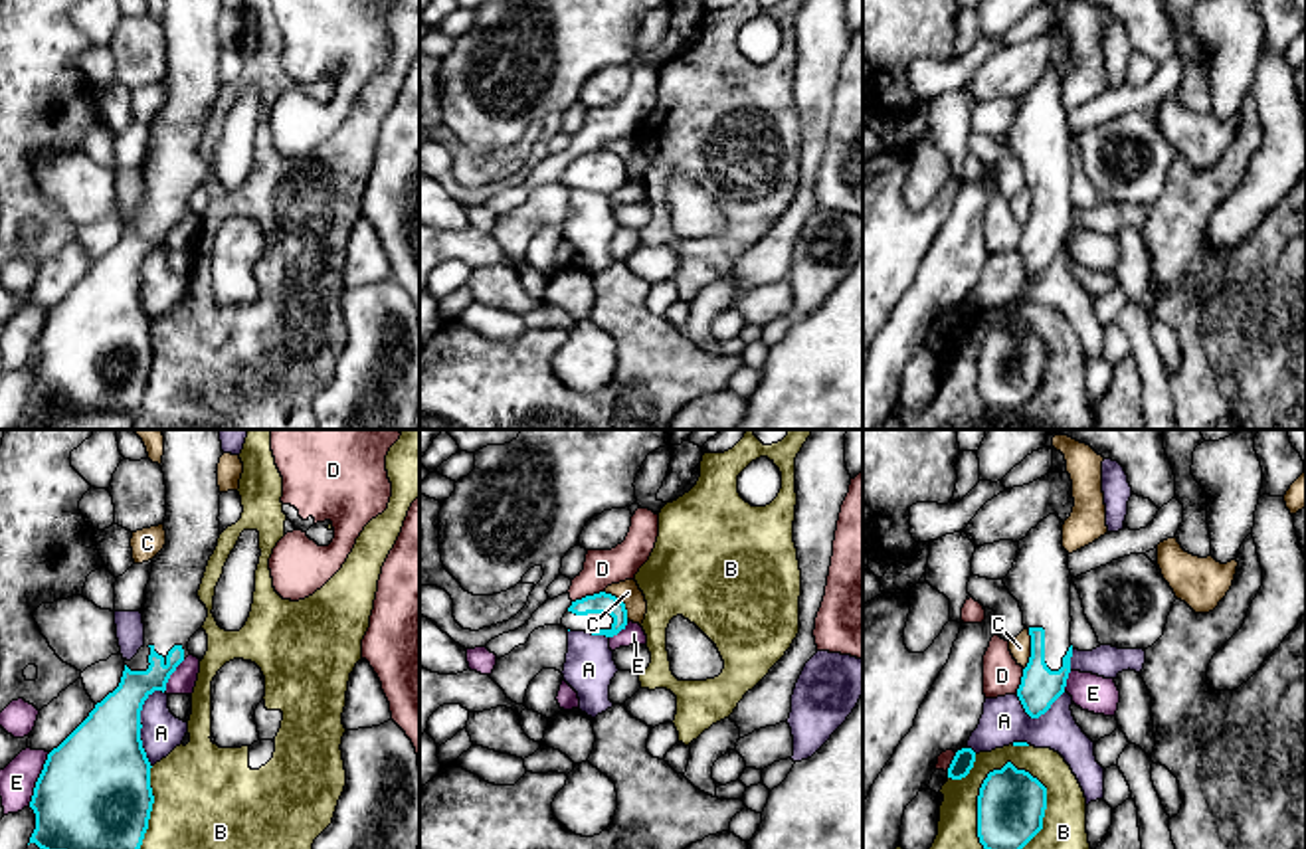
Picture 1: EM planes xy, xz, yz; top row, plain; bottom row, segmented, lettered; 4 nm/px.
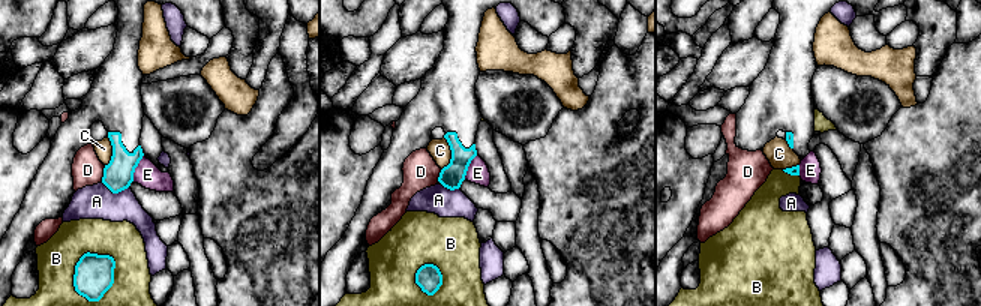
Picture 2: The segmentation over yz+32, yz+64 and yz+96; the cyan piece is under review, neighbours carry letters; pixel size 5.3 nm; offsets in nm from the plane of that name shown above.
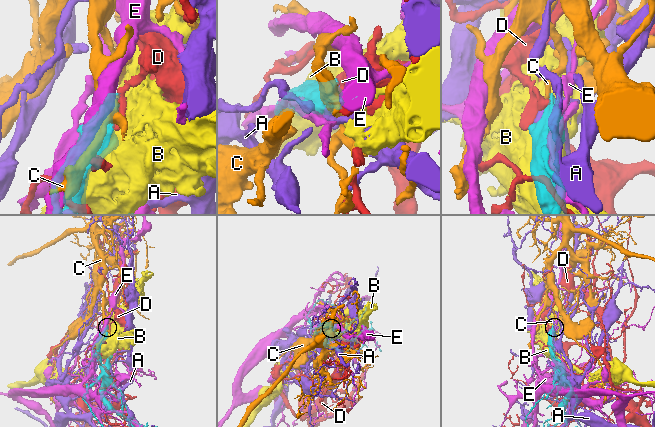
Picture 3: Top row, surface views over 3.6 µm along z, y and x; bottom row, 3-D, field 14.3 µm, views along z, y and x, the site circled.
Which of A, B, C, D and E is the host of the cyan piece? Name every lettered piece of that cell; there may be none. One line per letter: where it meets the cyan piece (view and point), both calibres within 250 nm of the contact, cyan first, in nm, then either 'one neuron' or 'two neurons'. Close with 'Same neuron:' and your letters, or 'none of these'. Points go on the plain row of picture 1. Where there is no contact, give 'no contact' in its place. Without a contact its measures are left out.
A: contact xy (141, 283); calibres 400 and 170 nm; two neurons
B: contact yz (978, 363); calibres 280 and 260 nm; two neurons
C: contact yz (1031, 206); calibres 160 and 90 nm; two neurons
D: contact xz (586, 153); calibres 90 and 150 nm; two neurons
E: contact xy (38, 335); calibres 480 and 150 nm; two neurons
Same neuron: none of these

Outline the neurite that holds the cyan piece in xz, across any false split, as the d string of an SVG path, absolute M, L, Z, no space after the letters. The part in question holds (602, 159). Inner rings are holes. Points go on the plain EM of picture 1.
M600 148L572 158L560 182L570 188L613 194L627 180L625 160L611 150Z

